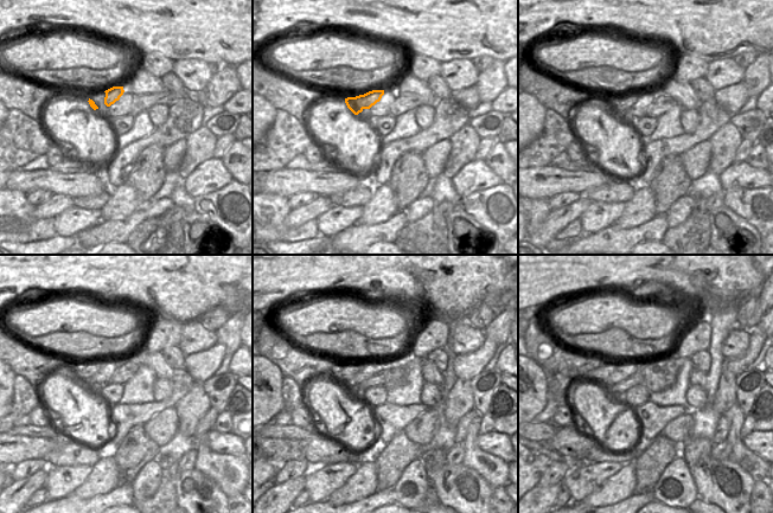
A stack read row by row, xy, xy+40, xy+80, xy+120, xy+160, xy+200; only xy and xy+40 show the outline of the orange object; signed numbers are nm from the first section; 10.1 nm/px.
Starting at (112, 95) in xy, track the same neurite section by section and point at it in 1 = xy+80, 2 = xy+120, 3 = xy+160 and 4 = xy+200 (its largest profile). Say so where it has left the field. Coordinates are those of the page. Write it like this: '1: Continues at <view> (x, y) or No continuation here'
1: Continues at xy+80 (617, 104)
2: Continues at xy+120 (81, 371)
3: Continues at xy+160 (343, 370)
4: Continues at xy+200 (604, 372)

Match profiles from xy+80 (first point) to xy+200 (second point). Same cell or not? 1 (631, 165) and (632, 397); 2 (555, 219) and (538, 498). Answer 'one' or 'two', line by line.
1: two
2: one

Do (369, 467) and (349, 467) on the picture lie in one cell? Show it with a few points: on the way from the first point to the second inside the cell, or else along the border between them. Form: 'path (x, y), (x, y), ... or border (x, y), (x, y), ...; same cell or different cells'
border (357, 465), (357, 469), (338, 488); different cells

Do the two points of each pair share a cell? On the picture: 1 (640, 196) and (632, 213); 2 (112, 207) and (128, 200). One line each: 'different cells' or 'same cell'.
1: same cell
2: same cell

